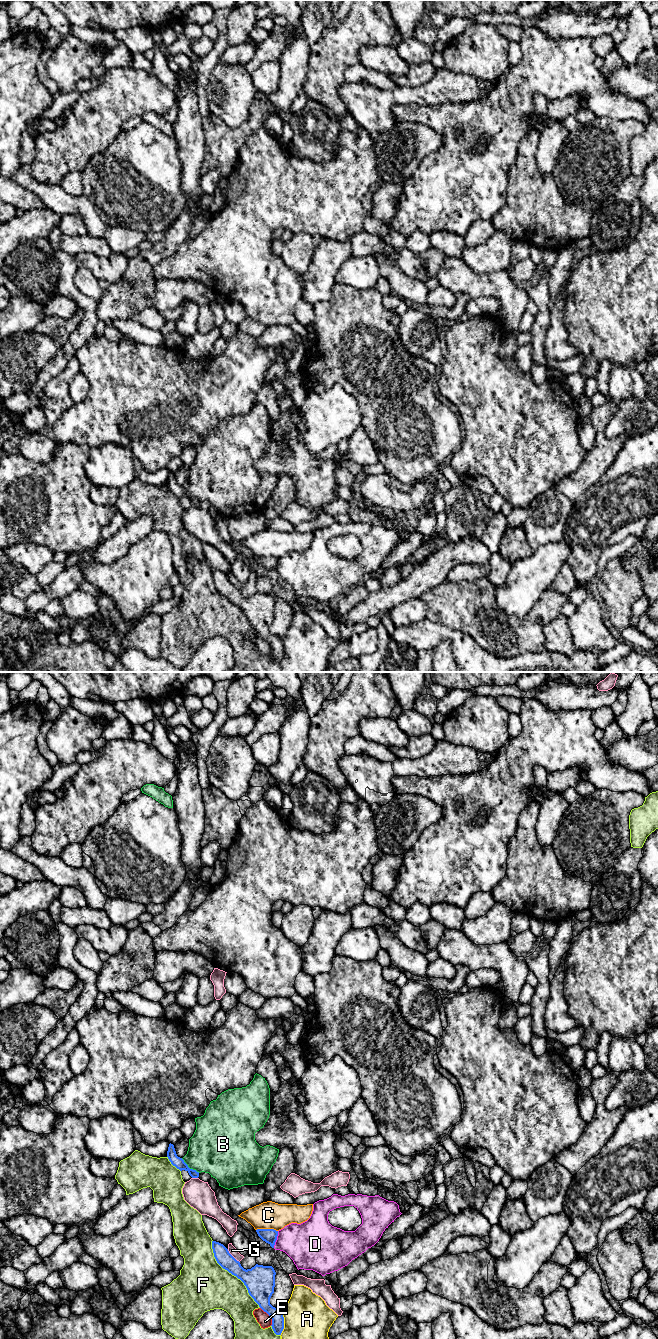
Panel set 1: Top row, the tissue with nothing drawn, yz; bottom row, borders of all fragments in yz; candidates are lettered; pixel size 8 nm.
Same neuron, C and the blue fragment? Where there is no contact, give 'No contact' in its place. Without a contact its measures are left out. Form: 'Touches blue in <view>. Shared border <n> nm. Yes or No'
Touches blue in yz. Shared border 180 nm. No

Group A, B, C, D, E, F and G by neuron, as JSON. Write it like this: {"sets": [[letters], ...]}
{"sets": [["A"], ["B"], ["C"], ["D"], ["E"], ["F"], ["G"]]}

